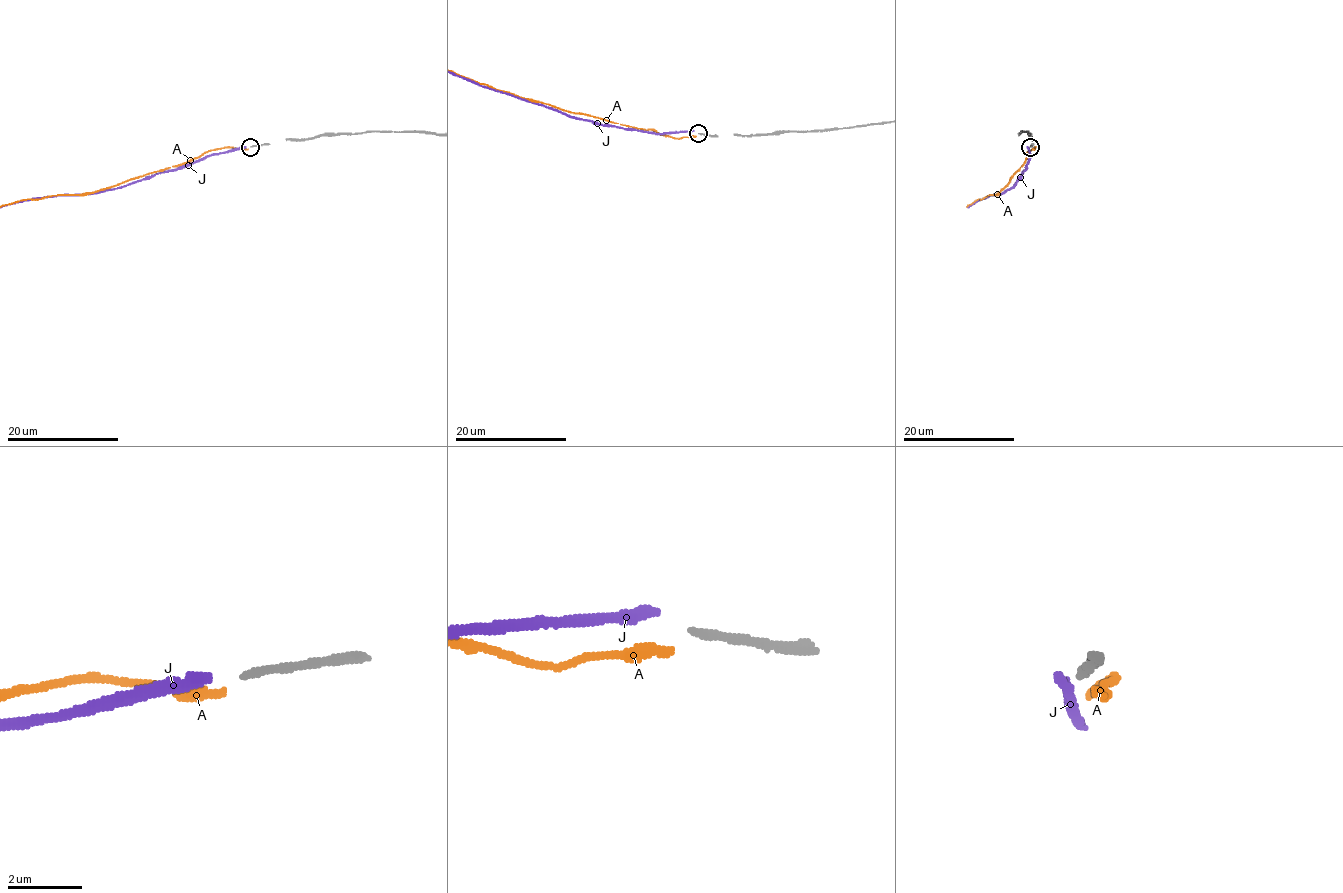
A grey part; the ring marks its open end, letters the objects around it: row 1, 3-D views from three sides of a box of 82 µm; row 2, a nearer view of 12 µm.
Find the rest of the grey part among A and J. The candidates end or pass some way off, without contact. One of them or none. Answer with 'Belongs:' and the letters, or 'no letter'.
Belongs: J

